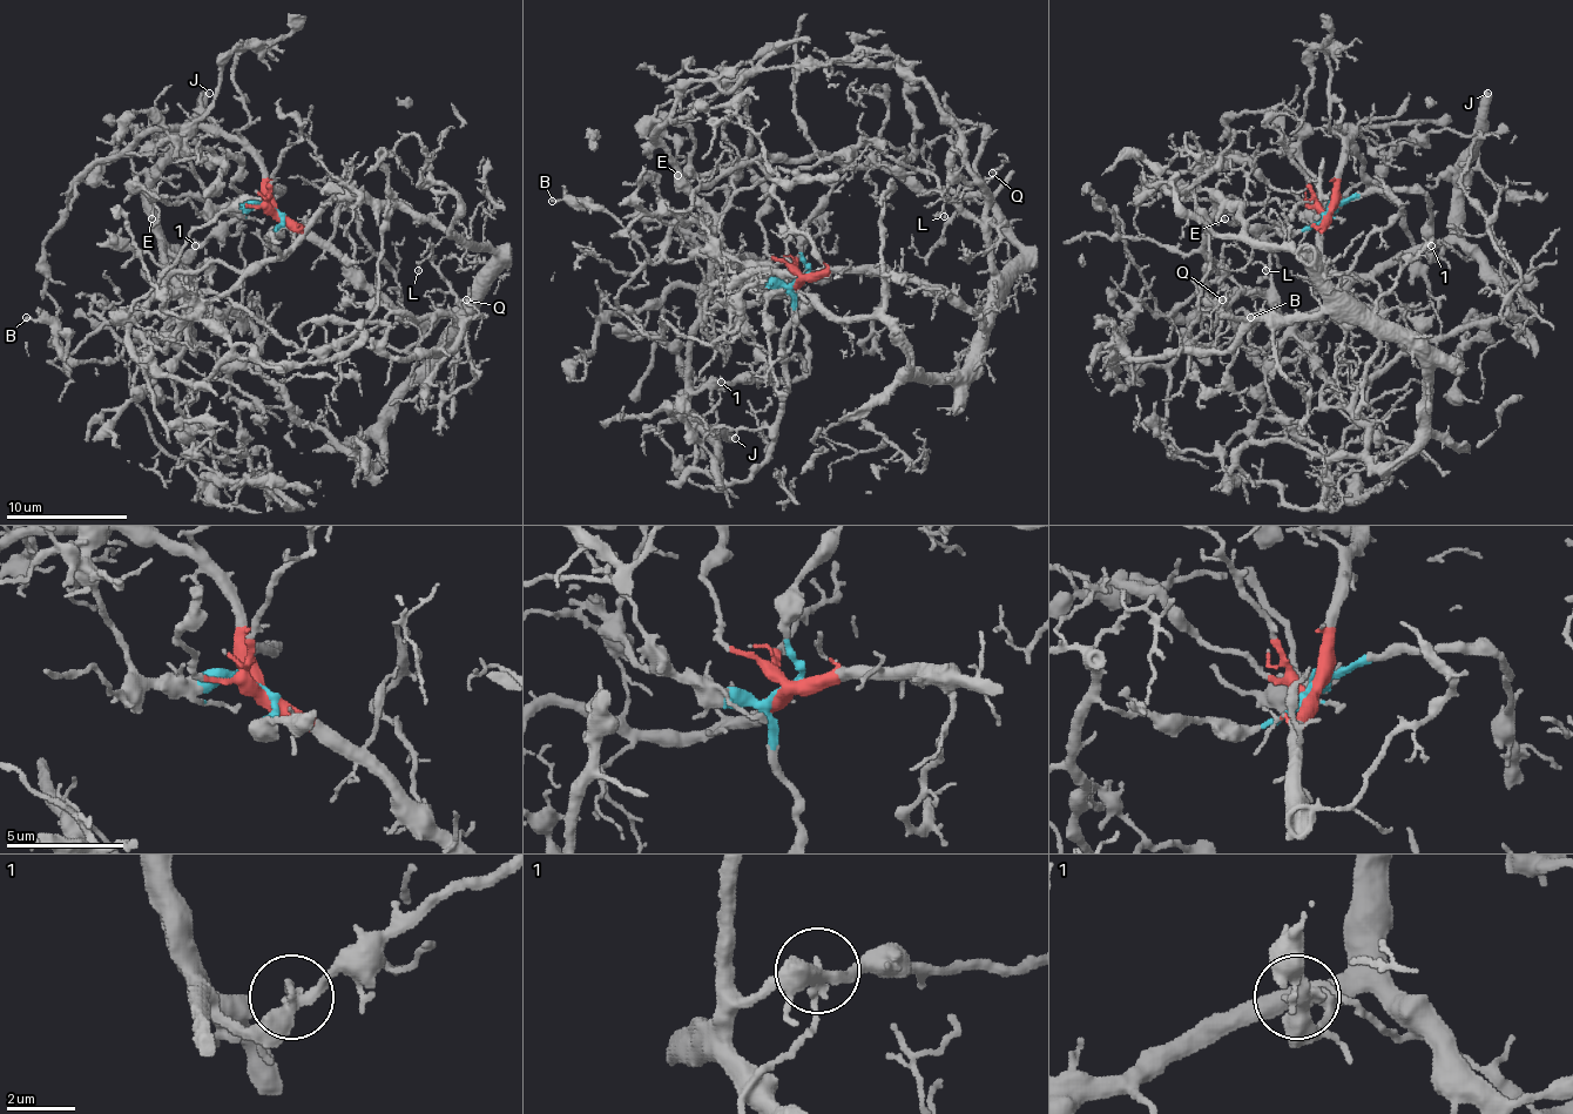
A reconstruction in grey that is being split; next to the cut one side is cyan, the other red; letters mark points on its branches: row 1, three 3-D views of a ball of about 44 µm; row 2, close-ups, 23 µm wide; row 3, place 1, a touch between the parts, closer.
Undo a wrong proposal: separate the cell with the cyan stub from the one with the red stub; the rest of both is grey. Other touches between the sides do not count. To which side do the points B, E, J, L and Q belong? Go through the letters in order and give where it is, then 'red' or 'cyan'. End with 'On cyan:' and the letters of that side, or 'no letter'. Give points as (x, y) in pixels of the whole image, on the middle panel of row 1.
B: at (552, 201); cyan
E: at (677, 175); cyan
J: at (735, 438); cyan
L: at (944, 216); red
Q: at (992, 173); red
On cyan: B, E, J

